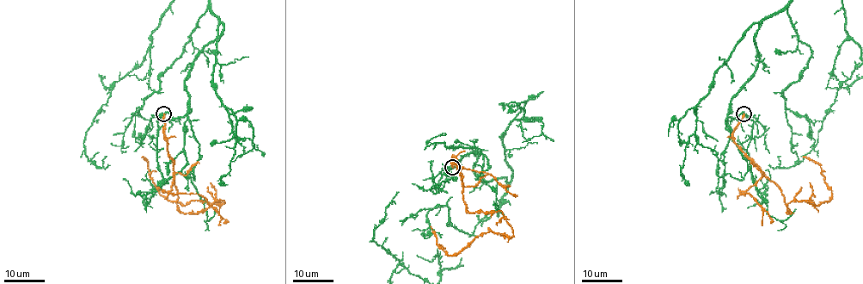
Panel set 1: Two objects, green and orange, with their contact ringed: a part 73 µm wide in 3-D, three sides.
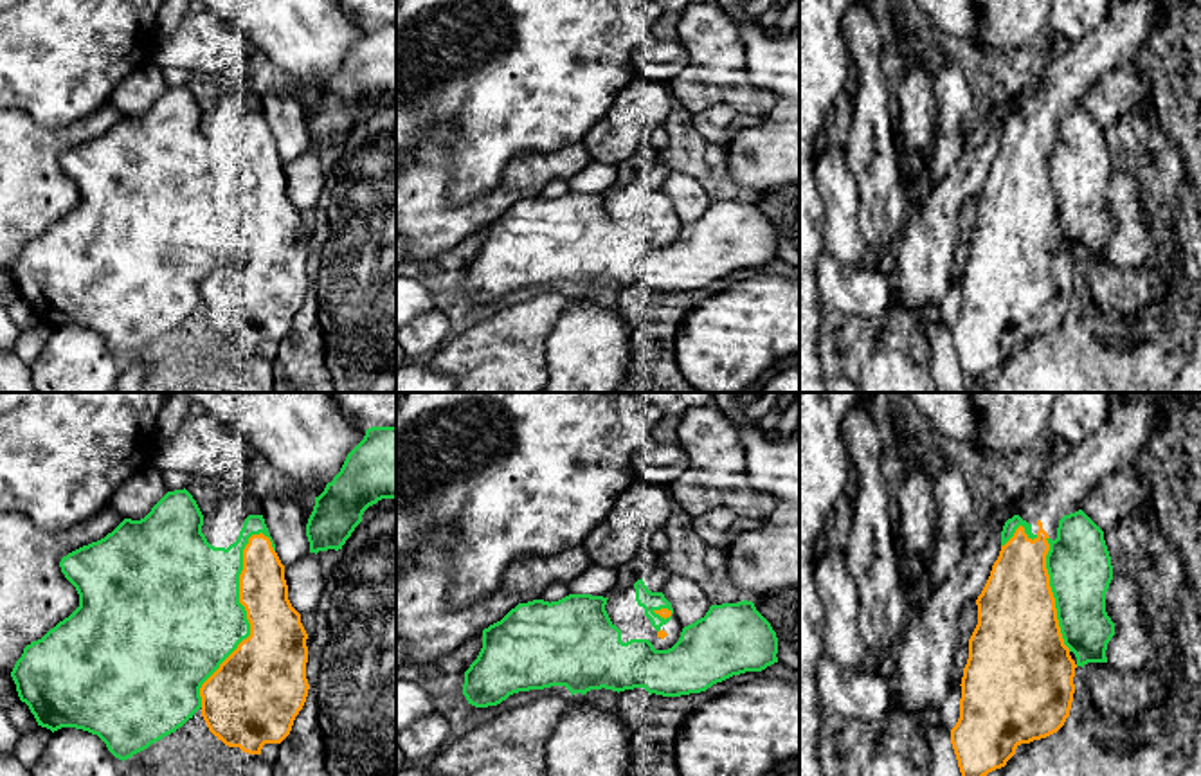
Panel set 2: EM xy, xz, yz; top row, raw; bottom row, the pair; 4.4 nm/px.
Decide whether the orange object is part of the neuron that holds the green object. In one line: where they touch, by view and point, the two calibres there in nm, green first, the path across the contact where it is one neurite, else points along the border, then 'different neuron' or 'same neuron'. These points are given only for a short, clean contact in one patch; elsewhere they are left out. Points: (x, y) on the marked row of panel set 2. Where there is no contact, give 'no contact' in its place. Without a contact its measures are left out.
xy (245, 616) | 480/320 nm | different neuron

